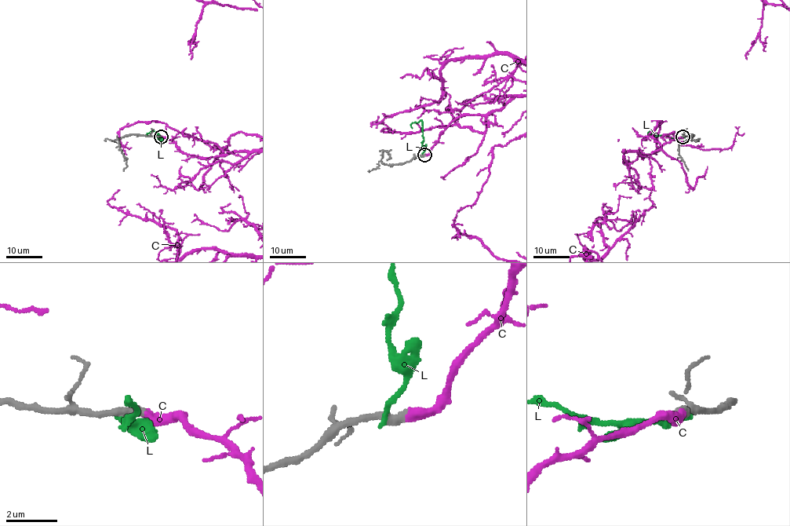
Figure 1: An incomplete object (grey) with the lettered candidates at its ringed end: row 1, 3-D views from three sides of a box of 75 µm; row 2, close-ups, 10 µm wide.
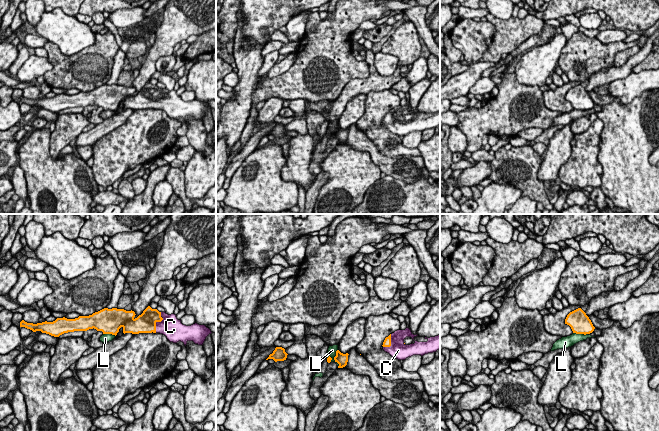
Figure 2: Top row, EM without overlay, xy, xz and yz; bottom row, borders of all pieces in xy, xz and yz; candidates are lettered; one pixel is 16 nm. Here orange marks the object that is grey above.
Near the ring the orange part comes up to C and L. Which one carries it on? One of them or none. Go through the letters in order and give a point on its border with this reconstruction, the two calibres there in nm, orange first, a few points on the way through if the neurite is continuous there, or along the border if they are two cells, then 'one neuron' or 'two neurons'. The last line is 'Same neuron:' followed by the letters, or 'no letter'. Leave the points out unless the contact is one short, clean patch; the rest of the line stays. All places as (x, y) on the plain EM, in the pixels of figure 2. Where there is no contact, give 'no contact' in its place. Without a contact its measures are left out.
C: meets orange in xy at (158, 97); 320 nm thick on the orange side, 340 nm on the other; one neuron
L: meets orange in xz at (334, 134); 190 nm thick on the orange side, 130 nm on the other; border along xz (337, 125), (334, 136), (338, 142); two neurons
Same neuron: C

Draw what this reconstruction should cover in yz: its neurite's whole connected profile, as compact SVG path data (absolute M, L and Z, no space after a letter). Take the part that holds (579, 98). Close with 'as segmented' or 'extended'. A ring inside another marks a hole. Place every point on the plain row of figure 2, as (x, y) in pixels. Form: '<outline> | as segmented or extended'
M581 84L570 88L565 95L565 100L569 101L573 109L576 110L590 110L595 105L591 96Z | as segmented

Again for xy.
M148 82L141 91L135 93L134 87L126 87L117 84L104 84L89 92L79 92L75 95L57 94L53 98L27 99L20 98L20 103L25 103L33 108L41 107L54 113L68 108L87 107L96 105L103 110L117 111L119 105L123 104L123 109L160 109L167 113L170 118L183 118L186 122L188 117L203 121L206 113L211 110L211 106L205 101L197 99L186 102L178 96L175 90L168 91L159 88Z | extended

